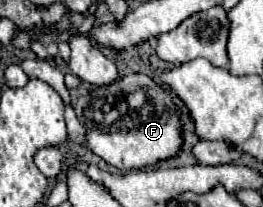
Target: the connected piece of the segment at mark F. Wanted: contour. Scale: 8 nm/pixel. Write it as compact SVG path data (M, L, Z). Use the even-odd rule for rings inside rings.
M130 73L112 85L88 85L88 91L76 99L74 111L88 131L88 149L120 171L144 169L158 161L172 159L182 151L180 109L174 105L172 93L146 75ZM138 89L144 89L150 99L142 107L132 107L130 97Z

